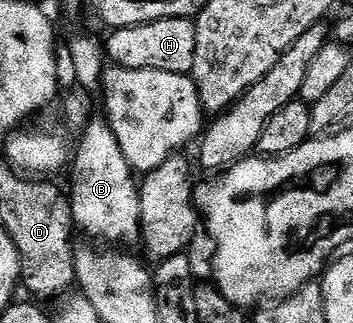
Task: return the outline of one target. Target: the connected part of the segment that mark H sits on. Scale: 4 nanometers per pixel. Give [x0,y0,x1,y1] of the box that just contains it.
[103,19,196,75]

